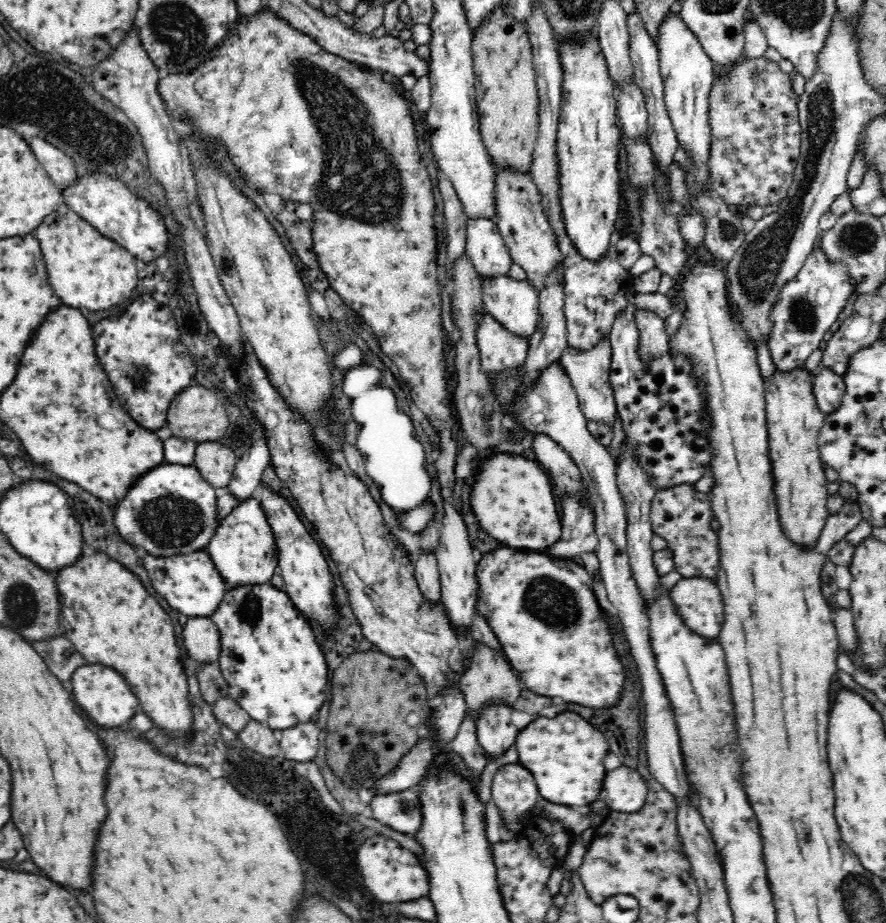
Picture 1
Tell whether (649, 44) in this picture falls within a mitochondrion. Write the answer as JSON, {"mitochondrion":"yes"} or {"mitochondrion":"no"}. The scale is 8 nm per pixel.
{"mitochondrion":"no"}

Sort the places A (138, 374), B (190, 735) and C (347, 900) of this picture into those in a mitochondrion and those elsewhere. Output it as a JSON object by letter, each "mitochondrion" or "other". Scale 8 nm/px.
{"A":"mitochondrion","B":"other","C":"other"}

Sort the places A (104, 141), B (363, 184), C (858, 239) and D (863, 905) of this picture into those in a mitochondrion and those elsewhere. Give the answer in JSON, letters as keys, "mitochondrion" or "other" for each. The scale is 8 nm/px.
{"A":"mitochondrion","B":"mitochondrion","C":"mitochondrion","D":"mitochondrion"}

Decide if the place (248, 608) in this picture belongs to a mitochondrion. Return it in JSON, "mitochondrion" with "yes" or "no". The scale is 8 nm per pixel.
{"mitochondrion":"yes"}

